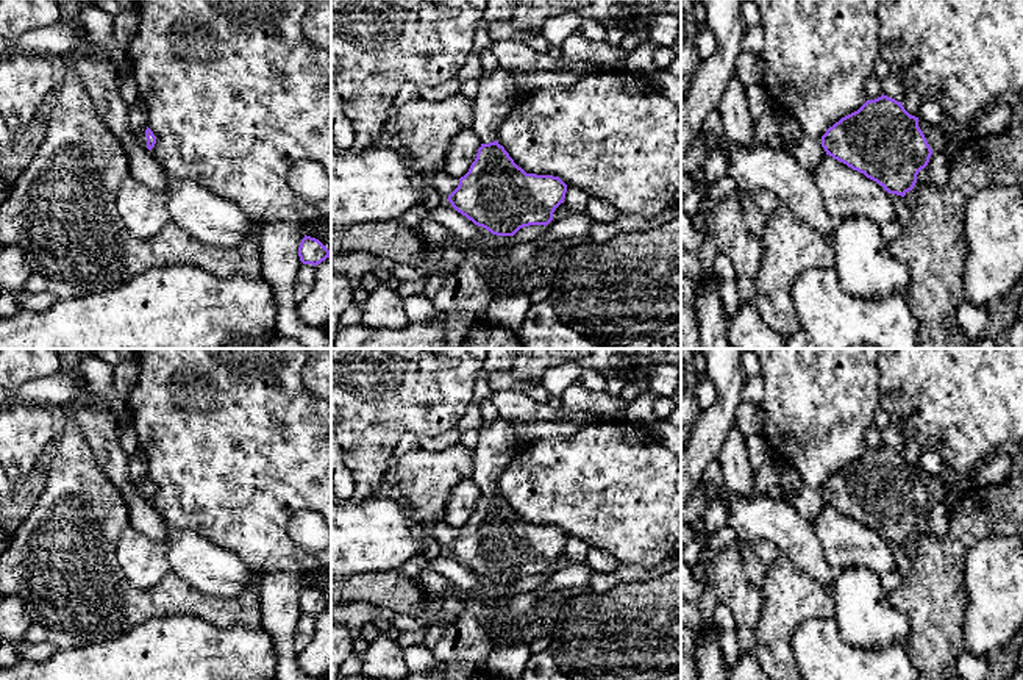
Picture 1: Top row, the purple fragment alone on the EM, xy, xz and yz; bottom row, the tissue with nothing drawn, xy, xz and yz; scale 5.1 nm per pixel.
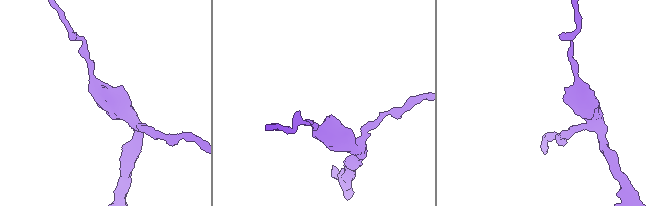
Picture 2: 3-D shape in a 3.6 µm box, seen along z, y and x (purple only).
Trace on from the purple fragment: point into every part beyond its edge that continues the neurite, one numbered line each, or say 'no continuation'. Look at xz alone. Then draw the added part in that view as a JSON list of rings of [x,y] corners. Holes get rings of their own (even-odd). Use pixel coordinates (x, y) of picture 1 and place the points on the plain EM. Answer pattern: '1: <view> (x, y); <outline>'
1: xz (495, 446); [[[501,417],[483,424],[478,430],[478,442],[472,449],[472,480],[483,494],[497,491],[498,480],[515,453],[515,431]]]

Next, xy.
1: xy (138, 474); [[[141,450],[130,455],[128,475],[130,475],[130,481],[134,485],[137,492],[141,492],[144,497],[147,497],[147,488],[145,488],[145,480],[148,477],[147,461],[145,461],[145,456]]]

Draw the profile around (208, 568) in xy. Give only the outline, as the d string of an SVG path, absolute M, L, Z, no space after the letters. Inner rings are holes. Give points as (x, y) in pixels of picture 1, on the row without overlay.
M92 392L75 408L75 419L98 466L125 497L128 525L167 544L170 572L197 591L225 599L237 597L255 577L261 577L230 550L191 530L173 528L164 522L151 502L130 481L130 456L120 446L119 422L109 413L105 397Z

